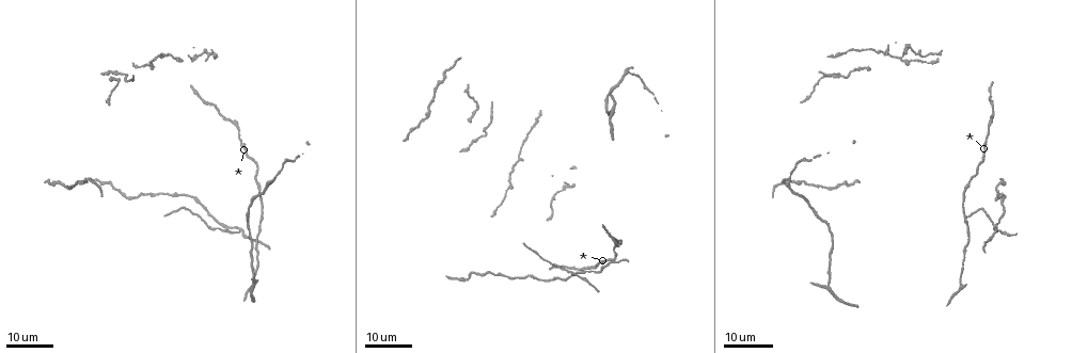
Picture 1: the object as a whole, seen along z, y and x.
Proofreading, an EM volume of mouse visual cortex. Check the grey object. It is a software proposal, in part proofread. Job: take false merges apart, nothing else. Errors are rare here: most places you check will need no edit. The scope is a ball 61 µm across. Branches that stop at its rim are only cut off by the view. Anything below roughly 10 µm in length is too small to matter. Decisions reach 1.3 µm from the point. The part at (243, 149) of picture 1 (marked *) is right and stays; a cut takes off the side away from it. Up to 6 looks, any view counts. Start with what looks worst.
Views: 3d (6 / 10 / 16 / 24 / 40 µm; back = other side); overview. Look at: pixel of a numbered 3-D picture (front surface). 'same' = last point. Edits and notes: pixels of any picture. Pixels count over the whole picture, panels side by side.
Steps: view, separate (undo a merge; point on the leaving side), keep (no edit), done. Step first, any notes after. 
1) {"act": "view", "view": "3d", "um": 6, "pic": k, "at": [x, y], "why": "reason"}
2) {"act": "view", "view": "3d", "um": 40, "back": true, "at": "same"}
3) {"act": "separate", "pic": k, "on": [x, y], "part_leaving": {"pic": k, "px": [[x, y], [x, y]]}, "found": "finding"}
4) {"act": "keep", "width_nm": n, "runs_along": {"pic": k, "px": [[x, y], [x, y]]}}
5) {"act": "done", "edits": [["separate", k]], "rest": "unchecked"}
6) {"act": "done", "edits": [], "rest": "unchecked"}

{"act": "view", "view": "3d", "um": 24, "pic": 1, "at": [579, 271]}

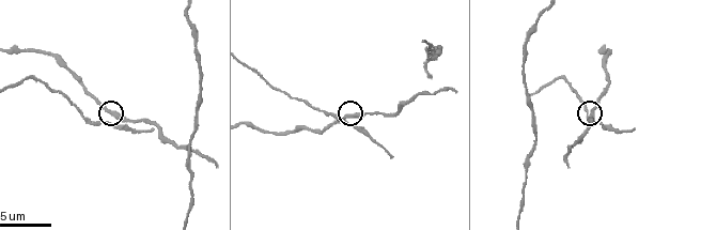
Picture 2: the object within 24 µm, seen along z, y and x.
{"act": "view", "view": "3d", "um": 10, "pic": 2, "at": [112, 112], "why": "zoom in"}

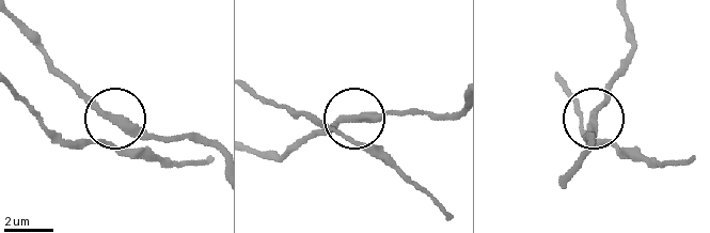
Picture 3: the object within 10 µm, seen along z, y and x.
{"act": "keep", "side_arm_um": 18, "found": "one neuron here"}

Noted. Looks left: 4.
{"act": "view", "view": "3d", "um": 10, "pic": 2, "at": [533, 143]}

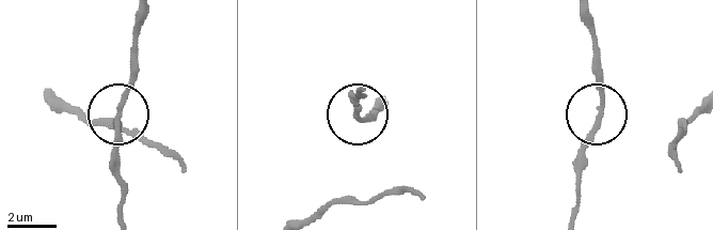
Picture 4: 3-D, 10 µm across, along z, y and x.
{"act": "keep", "side_arm_um": 49, "runs_along": {"pic": 4, "px": [[582, 16], [602, 102], [593, 139], [575, 162]]}, "found": "one neuron here"}

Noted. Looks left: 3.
{"act": "view", "view": "3d", "um": 24, "pic": 1, "at": [247, 211], "why": "calibre changes"}

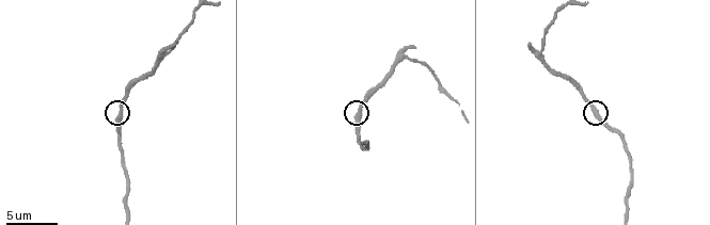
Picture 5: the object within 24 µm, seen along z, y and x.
{"act": "view", "view": "3d", "um": 6, "pic": 5, "at": [359, 116]}

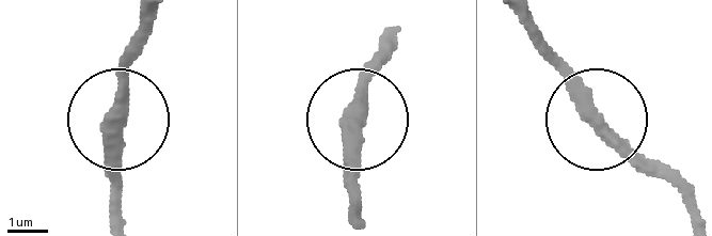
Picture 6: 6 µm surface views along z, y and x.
{"act": "view", "view": "3d", "um": 6, "back": true, "pic": 6, "at": [359, 112]}

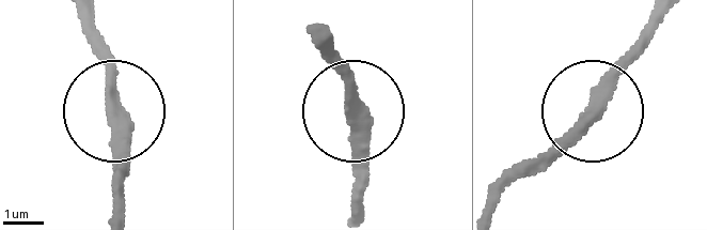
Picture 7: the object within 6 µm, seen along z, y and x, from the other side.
{"act": "keep", "runs_along": {"pic": 7, "px": [[111, 208], [111, 55], [90, 14]]}, "found": "continuous, no second neuron"}

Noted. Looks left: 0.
{"act": "done", "edits": [], "rest": "unchecked"}

